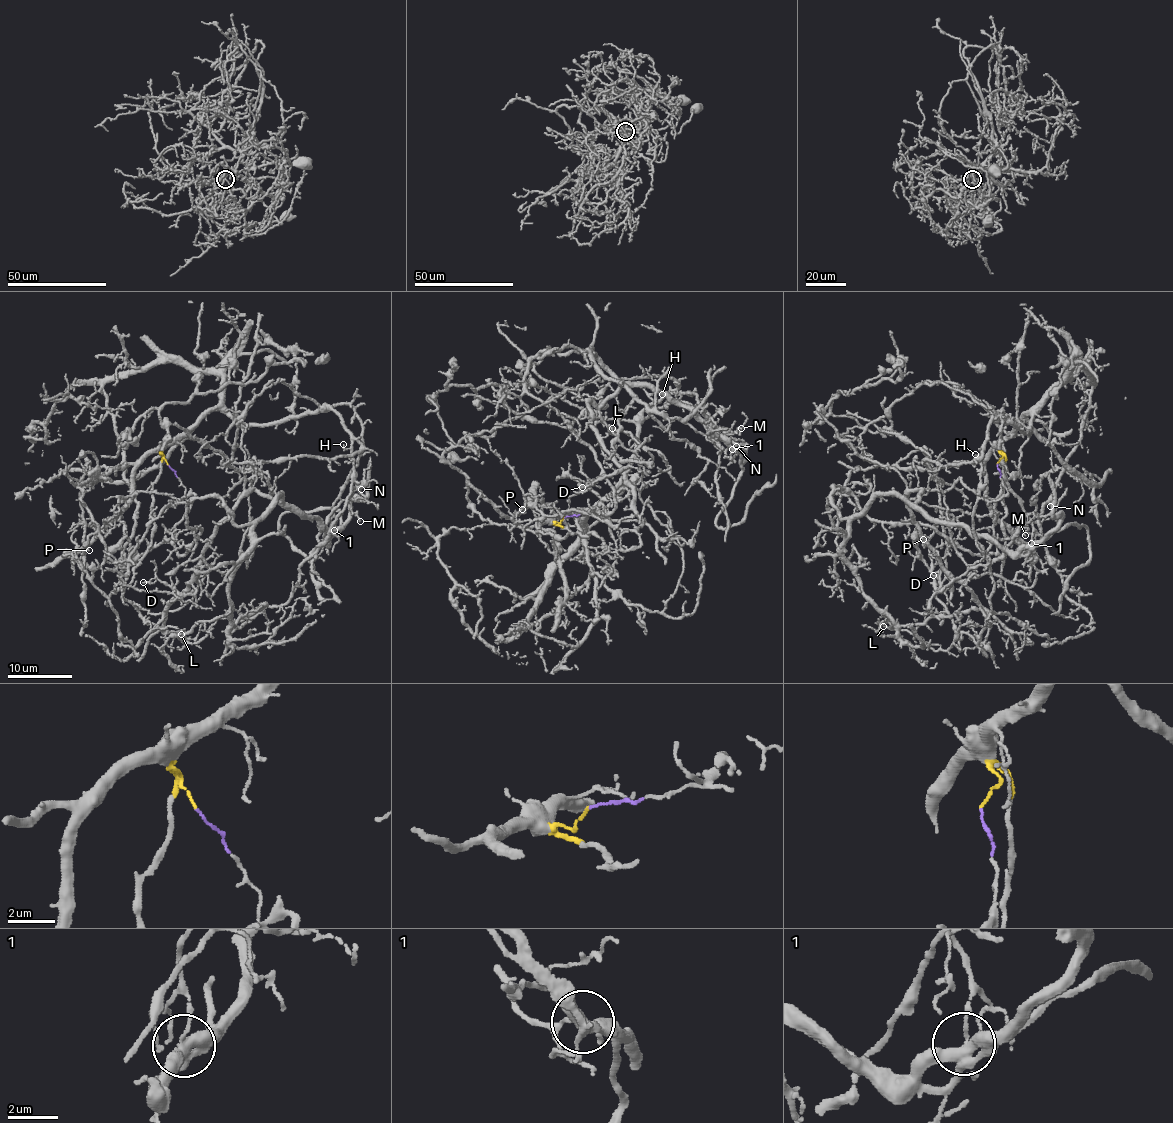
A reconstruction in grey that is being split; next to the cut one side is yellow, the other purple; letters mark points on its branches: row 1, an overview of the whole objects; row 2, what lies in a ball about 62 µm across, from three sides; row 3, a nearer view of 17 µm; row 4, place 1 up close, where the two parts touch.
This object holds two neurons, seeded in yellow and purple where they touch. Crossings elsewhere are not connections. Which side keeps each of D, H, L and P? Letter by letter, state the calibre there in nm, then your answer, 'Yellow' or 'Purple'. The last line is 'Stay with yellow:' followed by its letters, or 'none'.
D: Thickness 120 nm. Purple
H: Thickness 120 nm. Yellow
L: Thickness 150 nm. Purple
P: Thickness 140 nm. Purple
Stay with yellow: H

